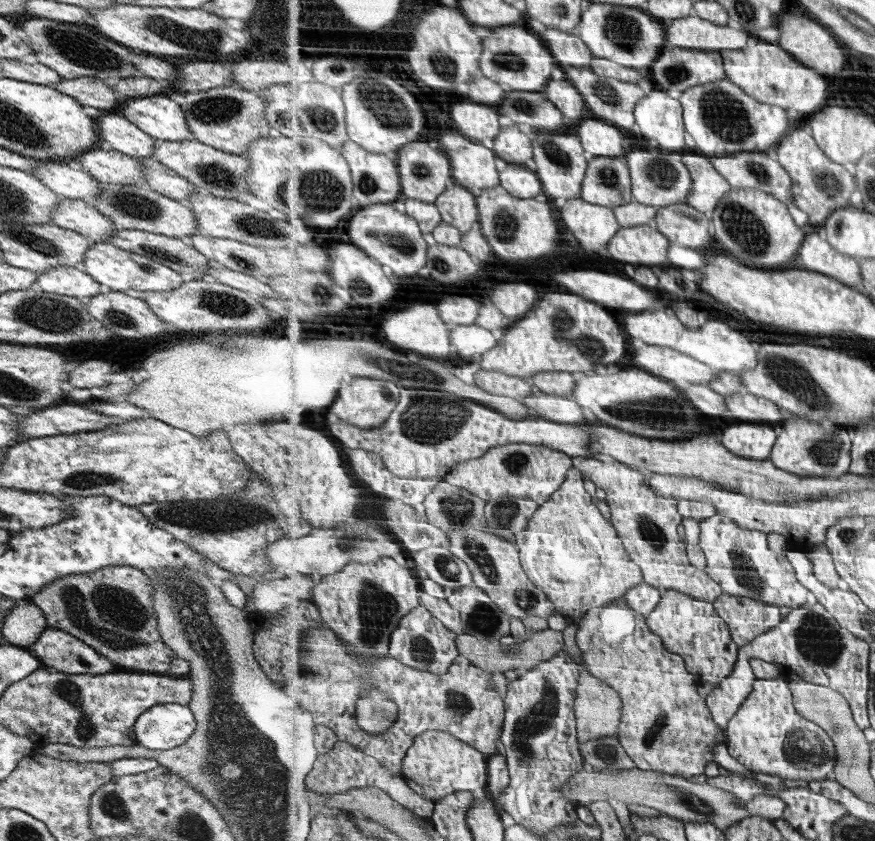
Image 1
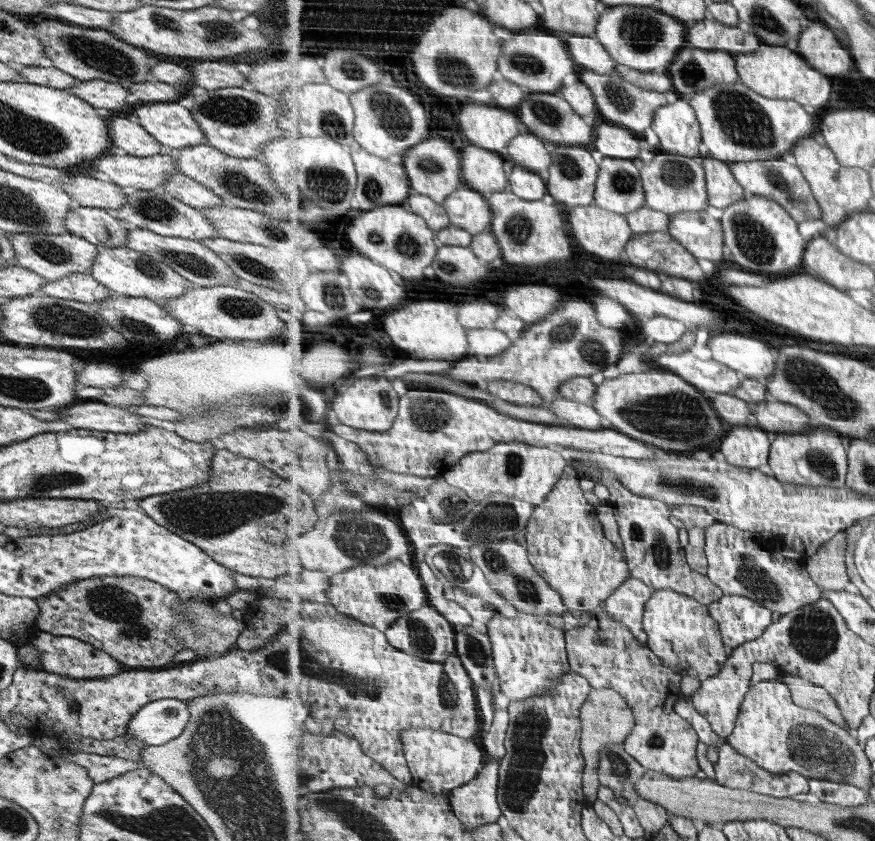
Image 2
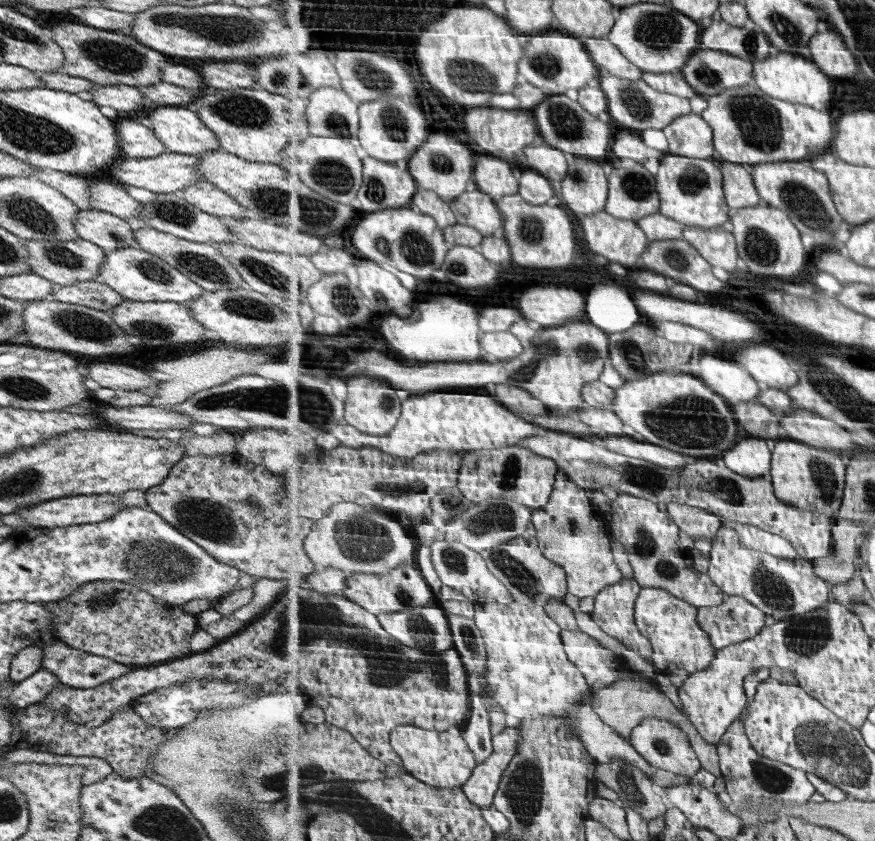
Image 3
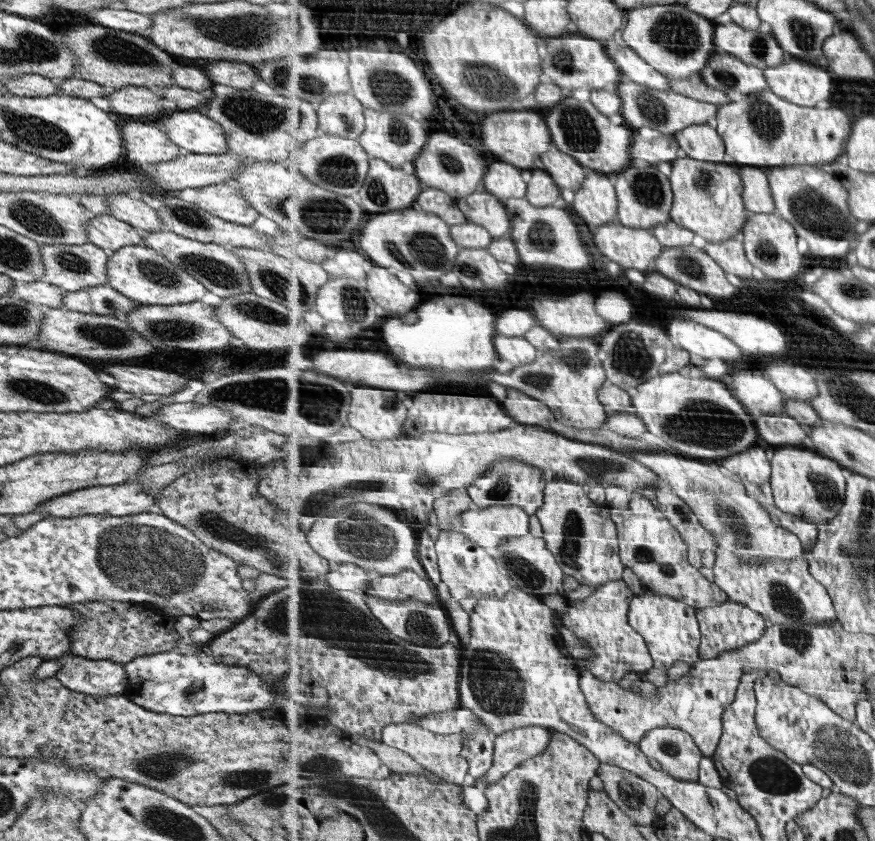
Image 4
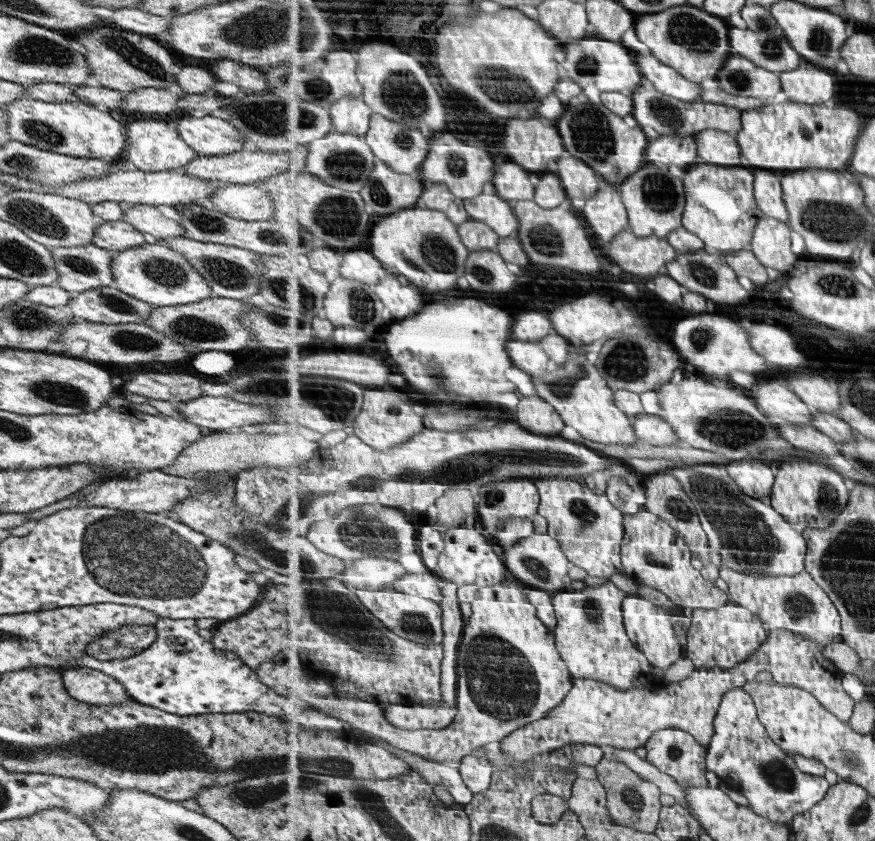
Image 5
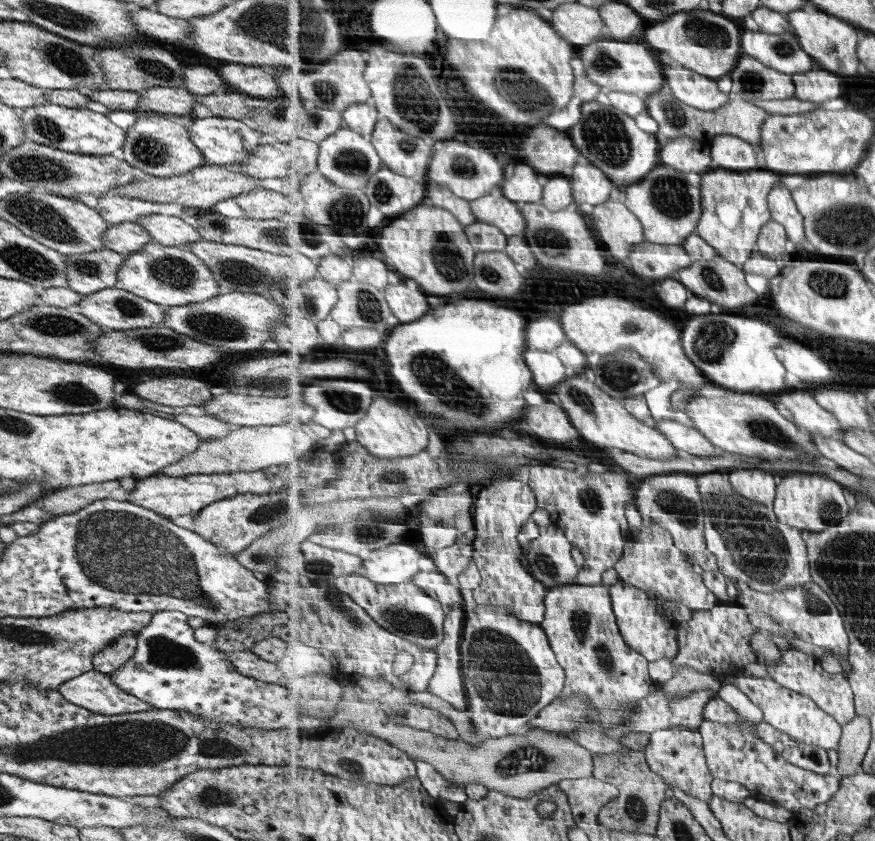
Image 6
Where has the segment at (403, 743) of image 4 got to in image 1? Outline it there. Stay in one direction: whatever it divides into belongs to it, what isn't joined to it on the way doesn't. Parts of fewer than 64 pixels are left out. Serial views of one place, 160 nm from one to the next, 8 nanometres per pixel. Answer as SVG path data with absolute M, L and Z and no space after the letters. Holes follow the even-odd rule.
M433 729L416 736L404 758L401 776L415 792L435 802L459 791L473 792L481 798L488 788L488 759L488 755L459 740L452 732Z

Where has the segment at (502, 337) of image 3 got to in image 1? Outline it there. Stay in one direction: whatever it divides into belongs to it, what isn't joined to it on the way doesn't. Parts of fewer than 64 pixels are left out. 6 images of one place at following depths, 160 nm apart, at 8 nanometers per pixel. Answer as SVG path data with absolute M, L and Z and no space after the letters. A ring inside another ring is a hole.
M476 324L453 326L450 338L453 338L453 346L457 346L459 355L469 363L480 359L485 352L495 348L499 341L491 330Z

